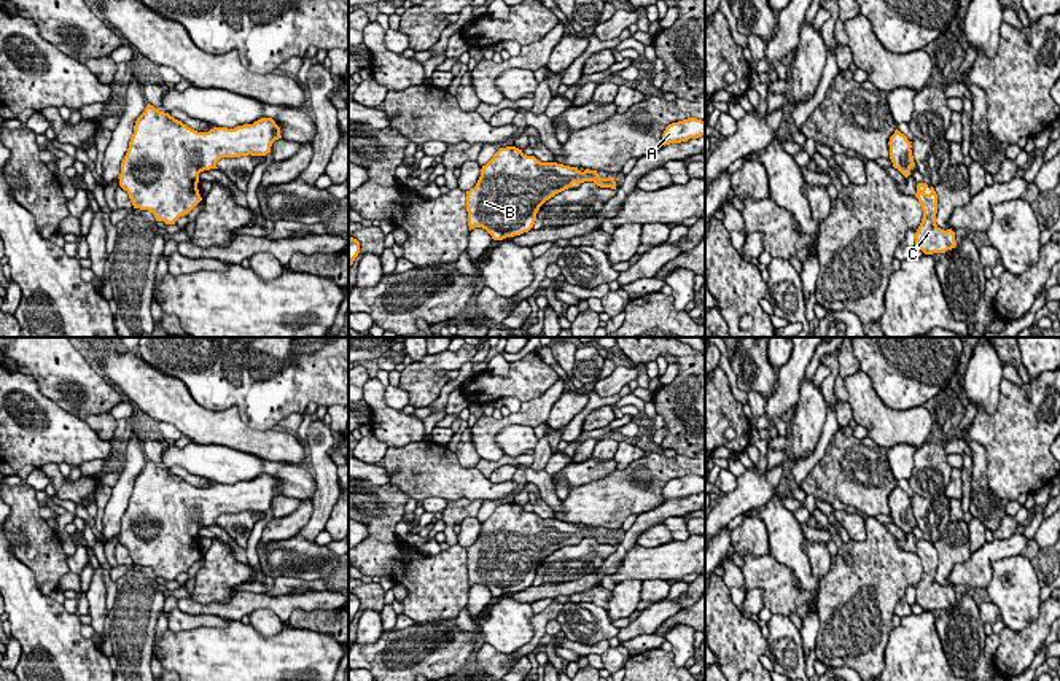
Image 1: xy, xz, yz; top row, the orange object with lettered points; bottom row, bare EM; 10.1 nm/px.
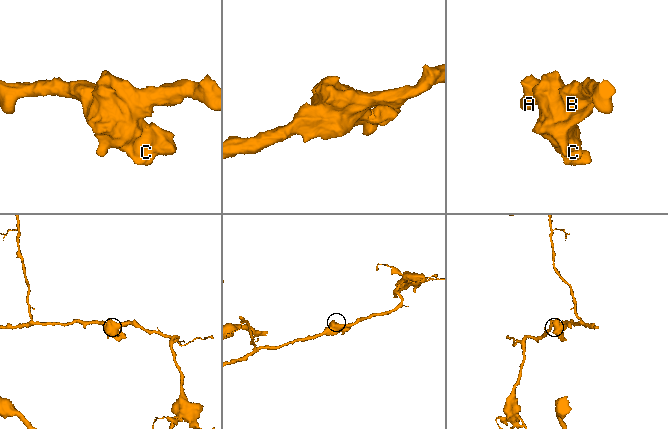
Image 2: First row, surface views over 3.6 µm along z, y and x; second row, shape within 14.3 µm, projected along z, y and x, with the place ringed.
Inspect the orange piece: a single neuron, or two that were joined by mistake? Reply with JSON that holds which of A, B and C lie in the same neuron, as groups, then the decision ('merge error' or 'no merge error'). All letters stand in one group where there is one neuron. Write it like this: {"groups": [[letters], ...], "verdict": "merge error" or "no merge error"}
{"groups": [["A", "B", "C"]], "verdict": "no merge error"}

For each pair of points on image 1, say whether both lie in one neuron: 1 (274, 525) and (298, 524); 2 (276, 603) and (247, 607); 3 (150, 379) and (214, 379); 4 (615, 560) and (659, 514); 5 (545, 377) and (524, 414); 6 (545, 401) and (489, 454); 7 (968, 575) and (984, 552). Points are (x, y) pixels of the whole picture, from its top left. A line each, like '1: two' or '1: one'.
1: one
2: one
3: two
4: one
5: two
6: one
7: one

